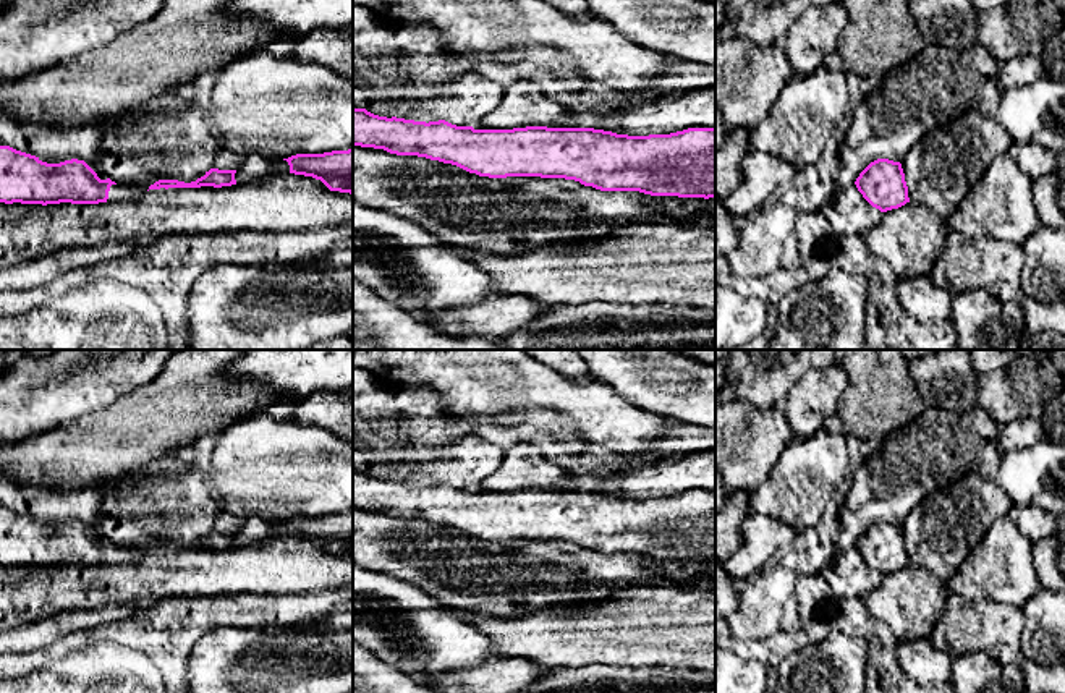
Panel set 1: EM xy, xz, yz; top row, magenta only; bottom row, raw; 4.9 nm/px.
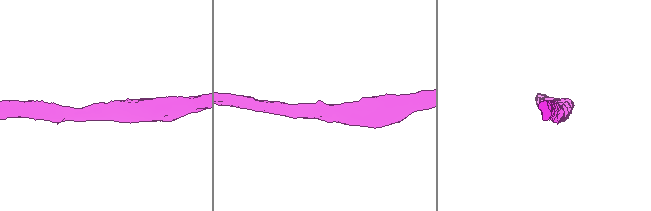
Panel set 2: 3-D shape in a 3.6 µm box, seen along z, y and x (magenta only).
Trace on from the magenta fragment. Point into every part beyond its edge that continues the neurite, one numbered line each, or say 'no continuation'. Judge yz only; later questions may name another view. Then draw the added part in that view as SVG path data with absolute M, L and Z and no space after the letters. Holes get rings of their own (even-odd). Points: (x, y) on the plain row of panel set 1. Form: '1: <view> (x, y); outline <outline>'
no continuation

